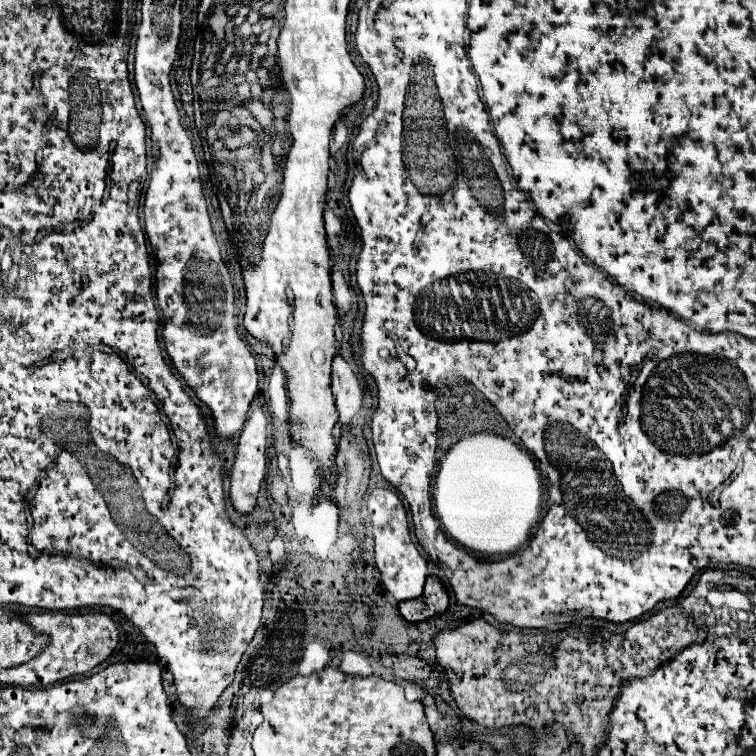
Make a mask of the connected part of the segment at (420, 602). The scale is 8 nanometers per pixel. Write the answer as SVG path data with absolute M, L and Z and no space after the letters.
M429 576L425 592L417 600L399 602L399 612L409 622L421 622L431 616L443 614L449 606L449 596L443 582L437 576Z

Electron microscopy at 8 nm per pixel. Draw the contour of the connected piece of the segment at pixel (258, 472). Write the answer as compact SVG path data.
M255 408L243 426L243 432L237 444L237 458L231 468L231 494L229 494L231 504L243 514L255 508L261 484L267 476L267 436L269 436L269 414L263 408Z

